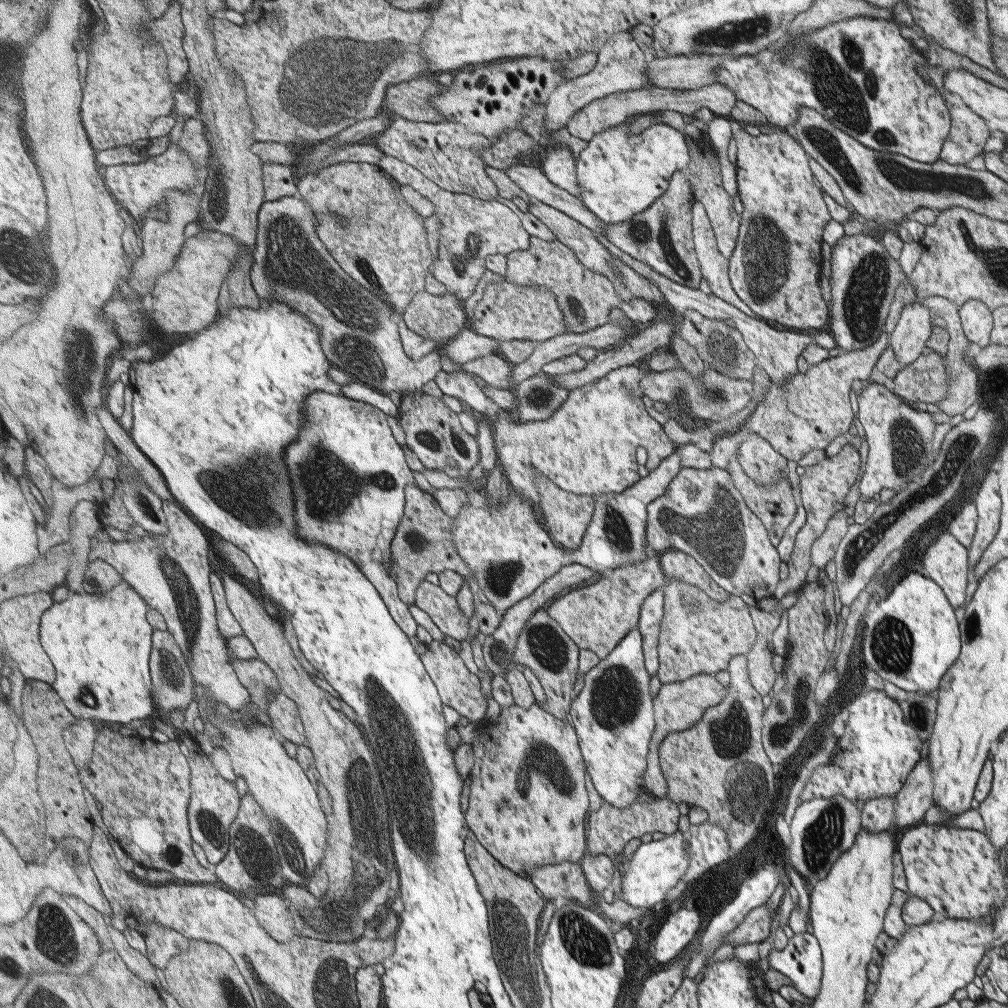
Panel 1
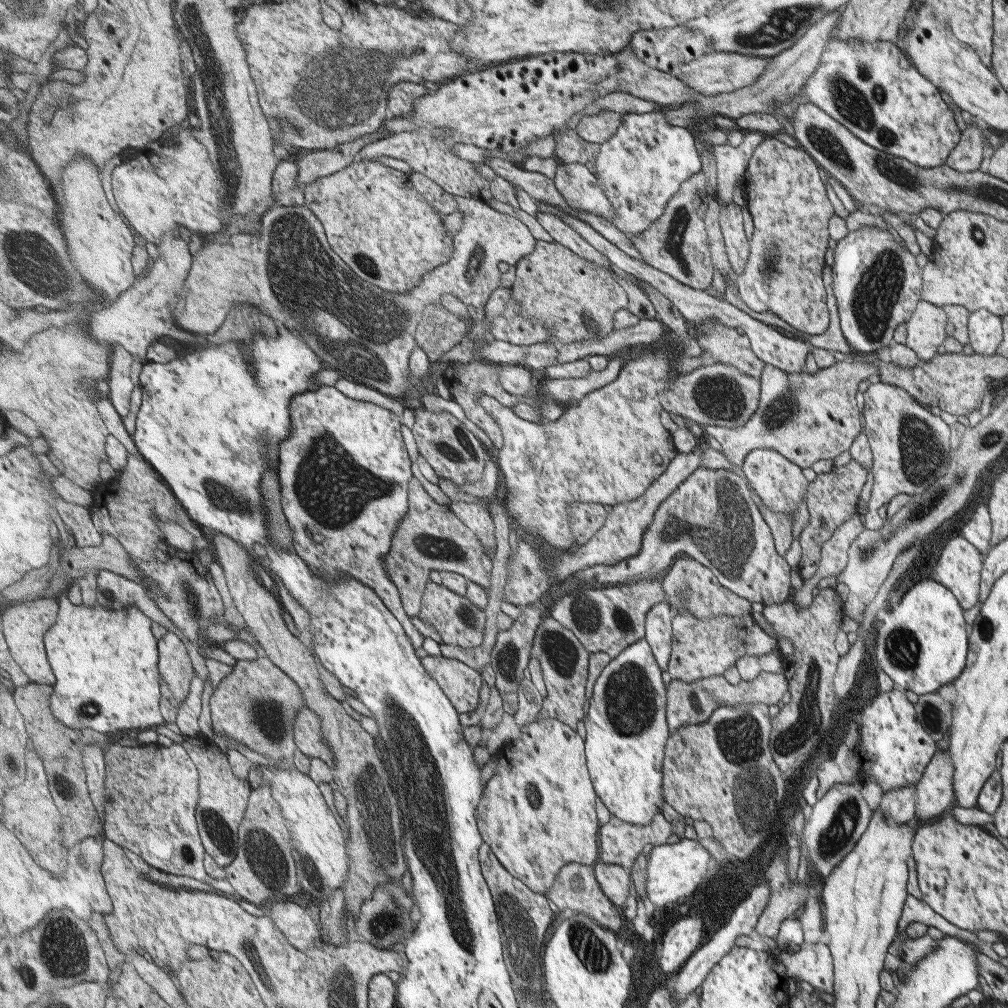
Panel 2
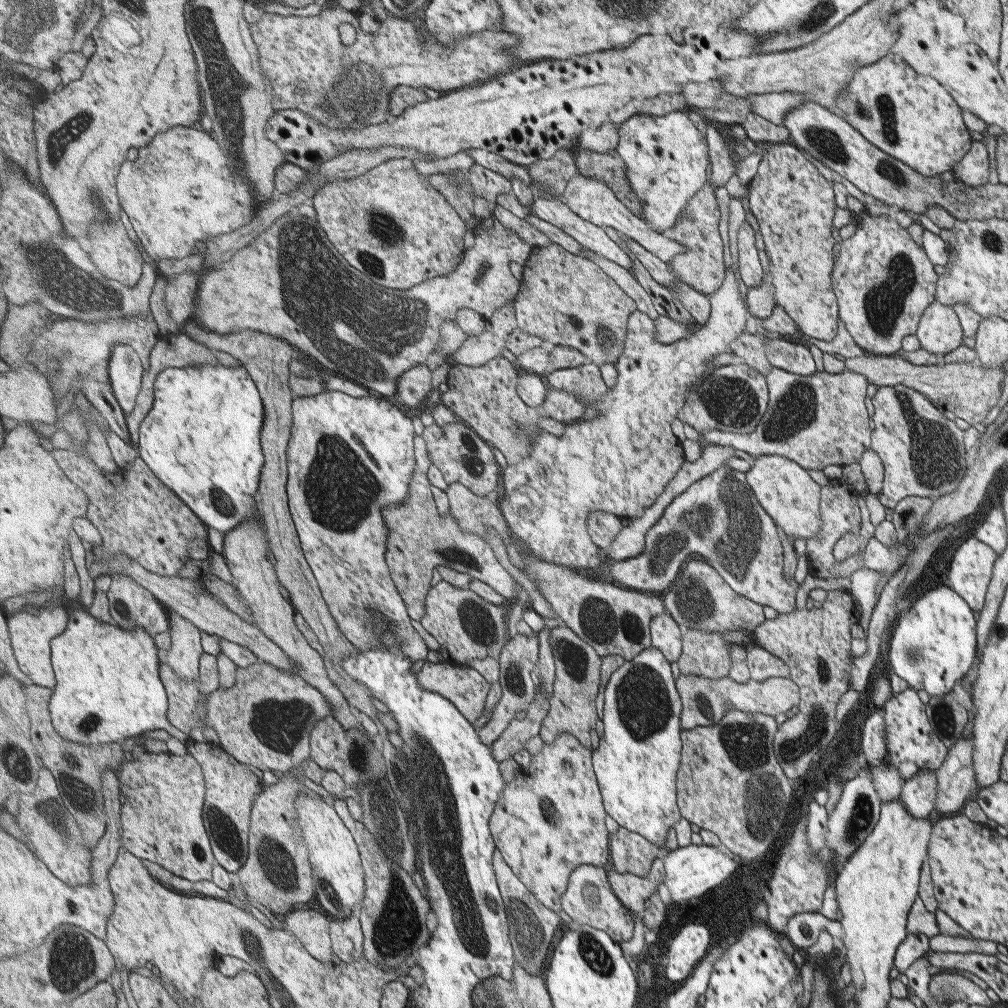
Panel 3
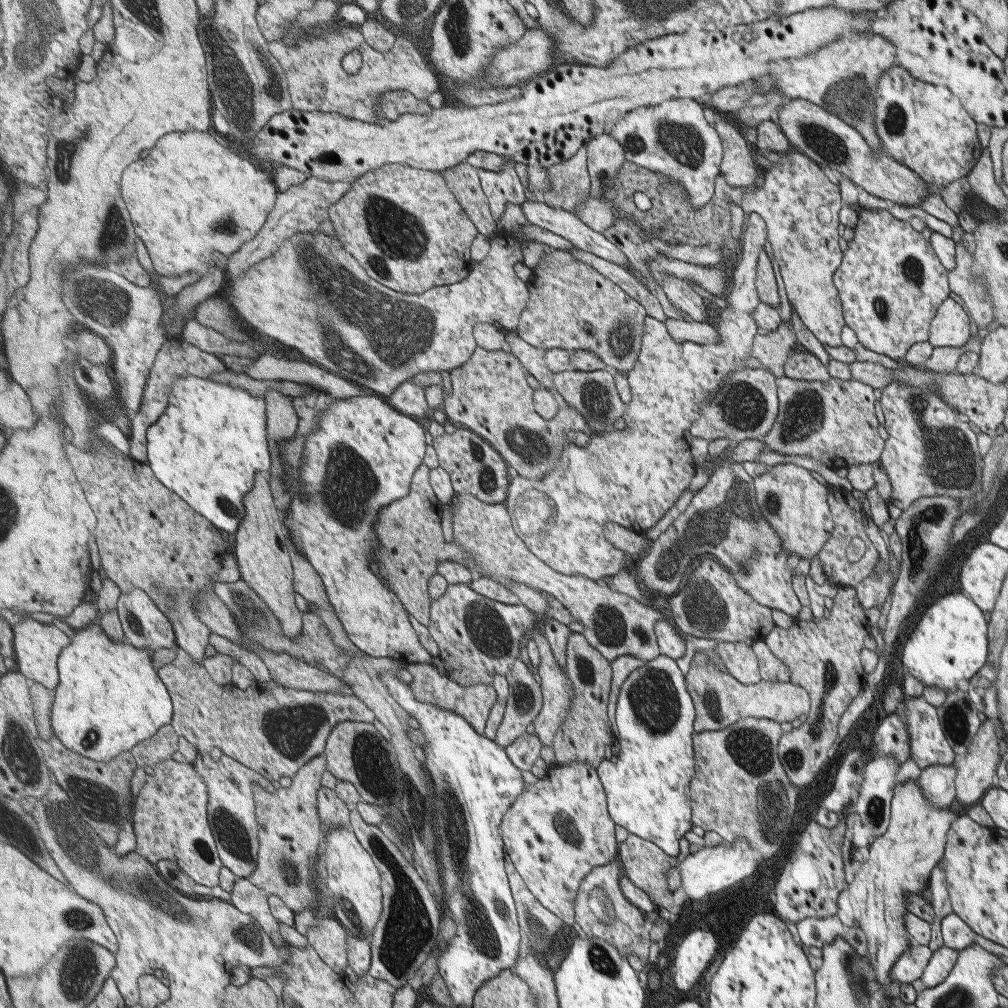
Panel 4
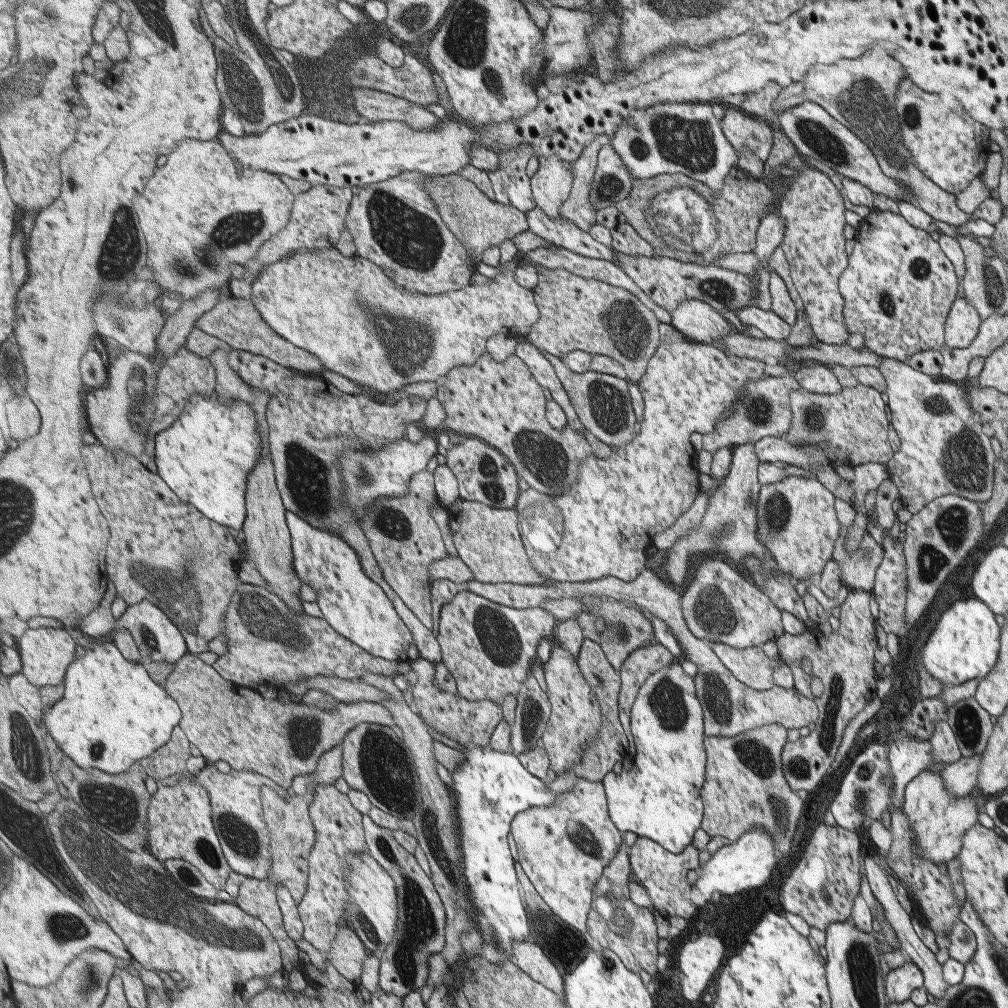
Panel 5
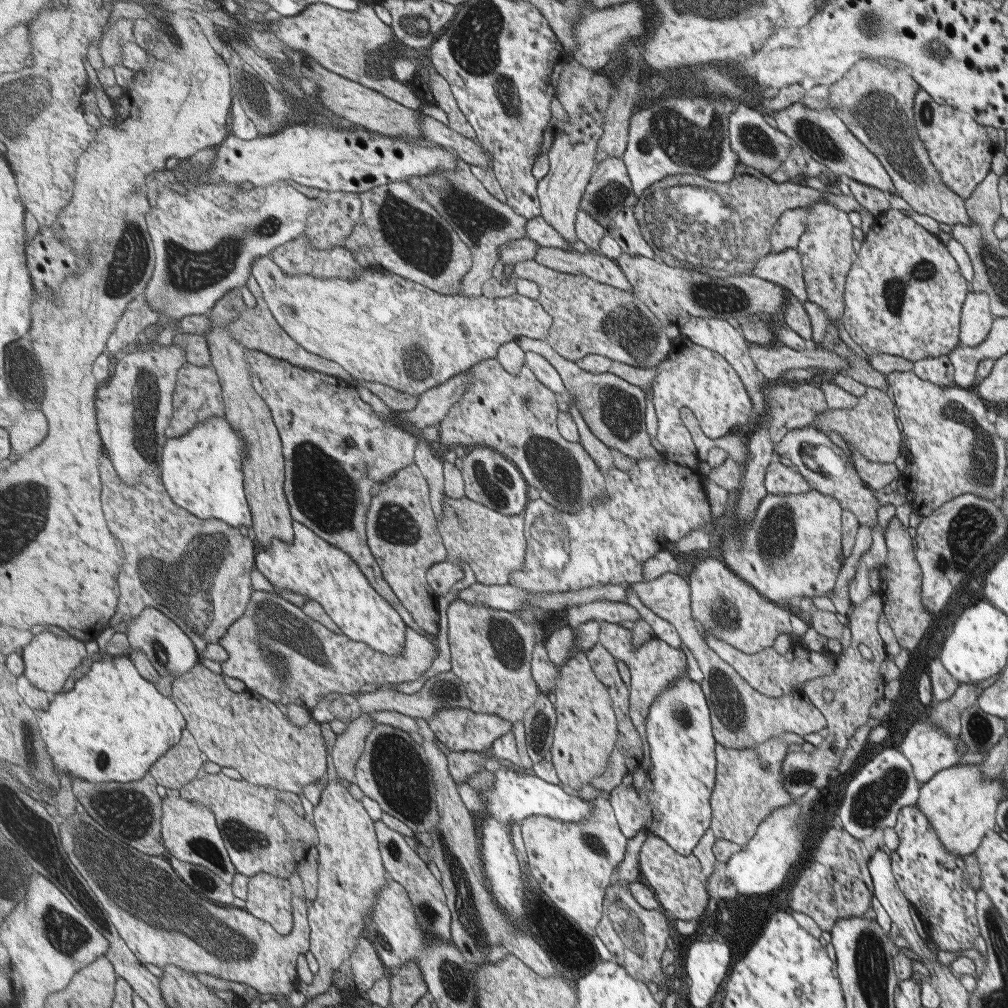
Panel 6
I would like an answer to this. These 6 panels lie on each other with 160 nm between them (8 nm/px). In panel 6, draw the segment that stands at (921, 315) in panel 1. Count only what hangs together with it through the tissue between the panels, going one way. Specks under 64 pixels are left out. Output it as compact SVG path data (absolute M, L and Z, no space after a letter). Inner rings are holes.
M986 293L966 294L960 312L959 346L974 347L983 342L993 319Z

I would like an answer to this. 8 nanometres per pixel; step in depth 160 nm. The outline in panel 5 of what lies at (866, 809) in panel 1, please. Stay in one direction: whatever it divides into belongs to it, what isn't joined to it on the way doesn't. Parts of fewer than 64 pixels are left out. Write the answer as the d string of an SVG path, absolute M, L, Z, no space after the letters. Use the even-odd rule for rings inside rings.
M979 755L962 757L955 762L945 765L940 774L944 785L952 795L962 797L968 795L973 788L976 788L977 768L980 761Z

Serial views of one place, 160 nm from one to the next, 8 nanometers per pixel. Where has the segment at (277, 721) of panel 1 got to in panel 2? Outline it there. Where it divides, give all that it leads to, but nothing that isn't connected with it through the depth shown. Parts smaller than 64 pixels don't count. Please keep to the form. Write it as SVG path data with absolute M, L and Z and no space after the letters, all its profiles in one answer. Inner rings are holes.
M308 706L299 710L294 733L300 751L309 758L324 760L330 767L336 765L336 756L322 733L322 718Z

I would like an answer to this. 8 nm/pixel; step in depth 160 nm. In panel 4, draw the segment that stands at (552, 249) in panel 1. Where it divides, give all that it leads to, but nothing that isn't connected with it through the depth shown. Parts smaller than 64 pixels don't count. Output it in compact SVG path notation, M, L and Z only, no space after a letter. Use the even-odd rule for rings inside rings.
M554 249L544 256L537 268L534 268L534 278L529 286L532 298L529 299L517 328L517 333L526 342L546 352L553 348L571 352L587 350L601 356L612 370L624 374L635 368L635 348L631 343L635 336L635 304L638 301L610 277L606 277L590 264L577 260L570 251Z

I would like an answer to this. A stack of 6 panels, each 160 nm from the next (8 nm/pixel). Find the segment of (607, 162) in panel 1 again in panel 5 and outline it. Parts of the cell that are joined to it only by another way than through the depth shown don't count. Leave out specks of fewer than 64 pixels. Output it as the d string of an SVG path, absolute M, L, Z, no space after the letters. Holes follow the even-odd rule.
M707 103L655 104L645 110L635 110L615 132L612 146L634 178L681 173L707 185L714 192L713 196L718 194L738 160L737 152L729 139L723 138L719 120L715 120Z

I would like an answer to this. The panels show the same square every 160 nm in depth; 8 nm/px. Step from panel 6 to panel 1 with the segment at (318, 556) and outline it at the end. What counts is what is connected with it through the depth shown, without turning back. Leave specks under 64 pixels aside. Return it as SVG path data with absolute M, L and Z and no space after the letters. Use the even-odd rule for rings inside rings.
M315 391L307 397L304 412L306 421L301 434L287 447L287 466L291 468L291 482L295 488L295 518L299 534L305 540L327 544L353 560L378 588L394 620L415 638L418 623L410 612L410 606L401 600L398 582L391 573L392 542L406 514L406 490L410 484L415 484L413 469L406 459L406 446L395 440L387 422L388 414L372 404L345 395Z

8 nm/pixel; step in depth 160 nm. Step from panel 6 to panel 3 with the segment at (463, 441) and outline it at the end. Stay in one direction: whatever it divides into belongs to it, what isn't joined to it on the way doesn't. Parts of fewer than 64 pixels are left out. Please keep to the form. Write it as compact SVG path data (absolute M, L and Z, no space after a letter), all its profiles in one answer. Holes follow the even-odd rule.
M497 357L483 366L454 364L451 367L447 384L449 390L442 397L443 402L457 414L461 421L471 427L478 436L498 449L510 464L519 464L530 458L534 451L532 440L542 432L539 426L541 417L548 415L563 423L583 419L584 403L573 400L566 390L550 388L547 400L540 407L529 406L519 394L518 386L521 371L507 358Z

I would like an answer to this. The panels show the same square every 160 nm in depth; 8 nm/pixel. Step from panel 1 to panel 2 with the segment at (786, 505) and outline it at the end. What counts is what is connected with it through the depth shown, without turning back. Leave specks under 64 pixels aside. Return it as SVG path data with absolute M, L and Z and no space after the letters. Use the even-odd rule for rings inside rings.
M751 494L751 498L753 498L753 502L756 504L758 511L761 512L761 516L766 522L766 525L770 528L777 554L784 557L792 540L791 520L795 518L795 512L792 512L792 514L771 512L769 508L759 500L759 497L756 494Z

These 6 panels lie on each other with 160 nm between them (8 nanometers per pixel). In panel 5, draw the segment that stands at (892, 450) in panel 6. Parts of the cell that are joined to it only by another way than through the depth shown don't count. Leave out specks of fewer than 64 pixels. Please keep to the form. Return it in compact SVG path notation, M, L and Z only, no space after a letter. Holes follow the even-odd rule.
M862 384L842 387L837 394L815 394L804 389L792 389L788 397L792 410L791 426L780 438L789 444L807 443L814 447L828 442L845 454L851 467L863 463L885 465L894 456L885 438L889 424L885 416L885 402L881 400L878 389Z

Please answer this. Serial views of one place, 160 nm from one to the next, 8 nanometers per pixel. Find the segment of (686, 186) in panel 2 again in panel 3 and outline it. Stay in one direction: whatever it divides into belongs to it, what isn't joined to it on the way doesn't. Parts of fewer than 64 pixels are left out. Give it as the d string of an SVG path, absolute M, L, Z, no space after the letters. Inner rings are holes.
M704 184L704 188L700 192L696 192L691 200L687 201L686 208L683 208L680 214L682 215L681 221L674 223L674 226L663 231L662 234L668 239L676 240L686 250L683 254L676 254L665 264L677 280L707 296L722 286L723 270L725 270L725 266L723 266L723 244L721 244L719 232L717 232L717 222L719 222L721 214L717 212L713 186Z

